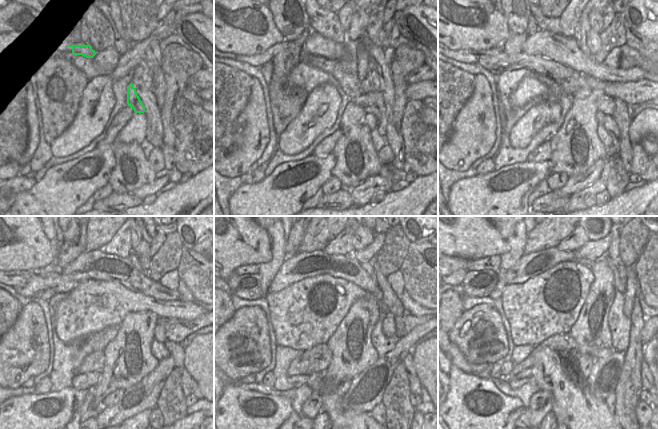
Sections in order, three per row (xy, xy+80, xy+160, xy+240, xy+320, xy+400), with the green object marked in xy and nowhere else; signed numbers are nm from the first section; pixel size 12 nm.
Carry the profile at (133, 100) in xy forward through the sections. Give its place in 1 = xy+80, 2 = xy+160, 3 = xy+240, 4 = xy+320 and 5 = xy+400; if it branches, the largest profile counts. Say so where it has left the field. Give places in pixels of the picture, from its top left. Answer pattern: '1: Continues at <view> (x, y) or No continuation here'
1: Continues at xy+80 (368, 109)
2: Continues at xy+160 (609, 123)
3: Continues at xy+240 (176, 351)
4: Continues at xy+320 (408, 360)
5: Continues at xy+400 (641, 363)

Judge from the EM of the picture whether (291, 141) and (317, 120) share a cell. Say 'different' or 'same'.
same

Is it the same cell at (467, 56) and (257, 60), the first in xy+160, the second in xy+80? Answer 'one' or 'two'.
one

